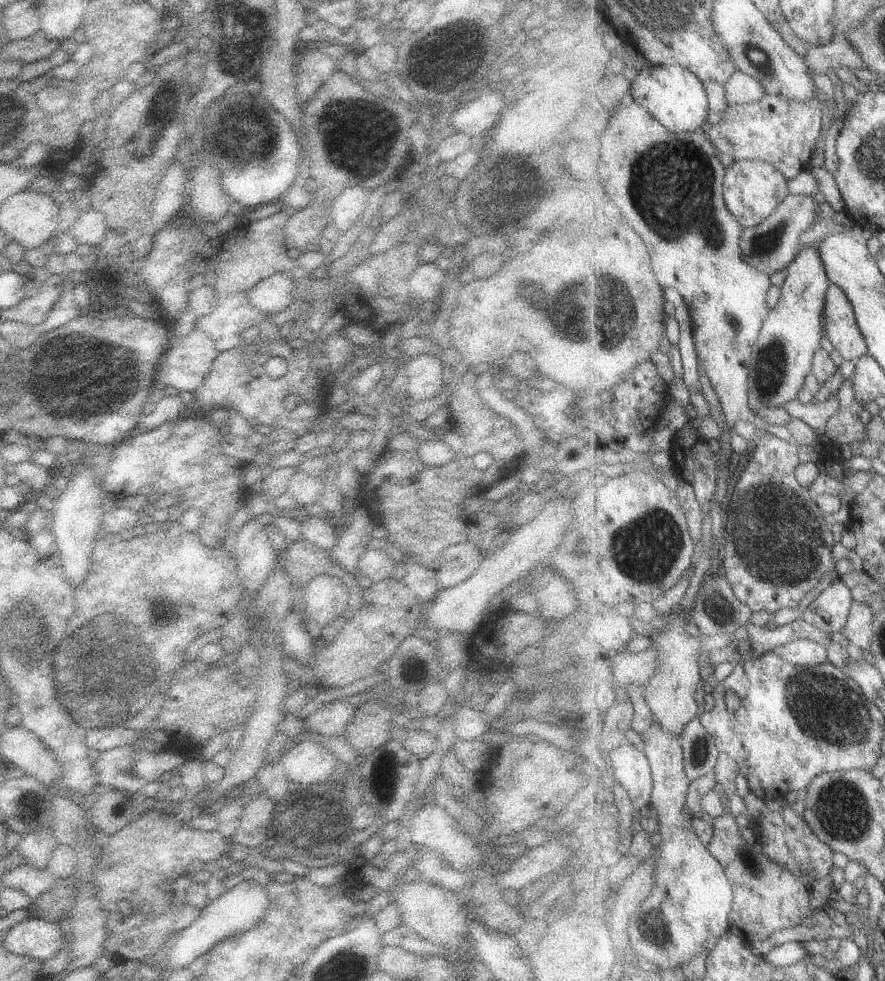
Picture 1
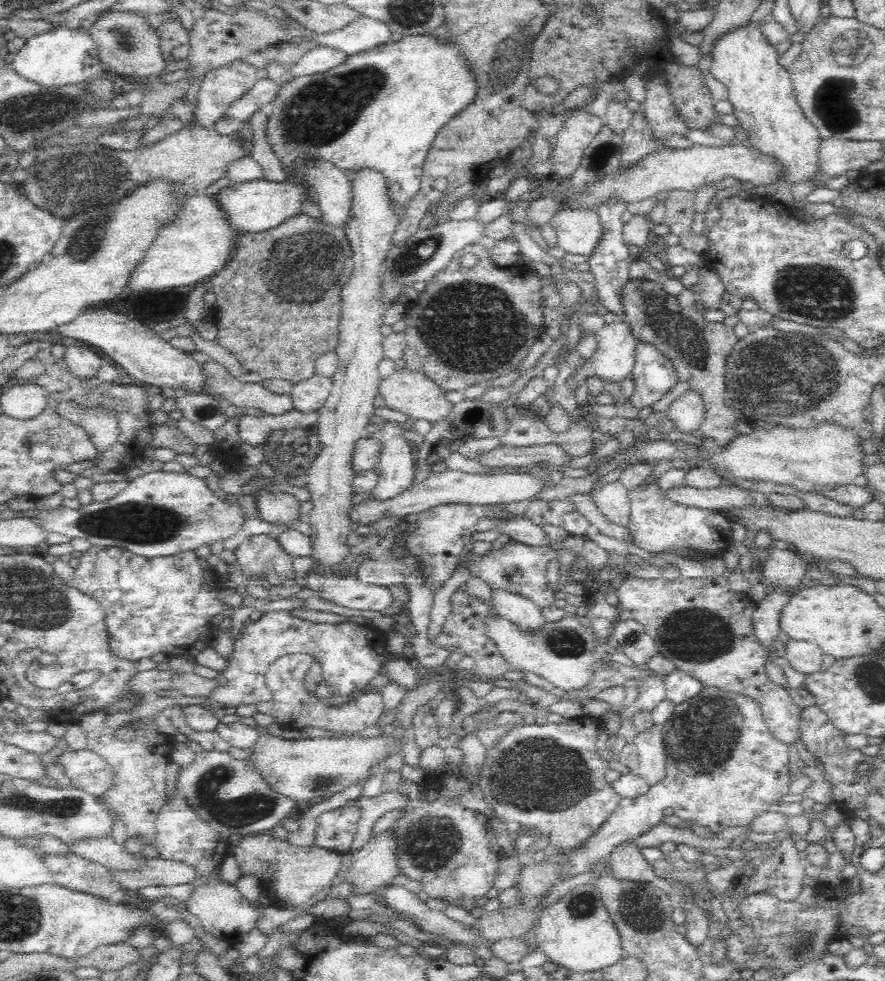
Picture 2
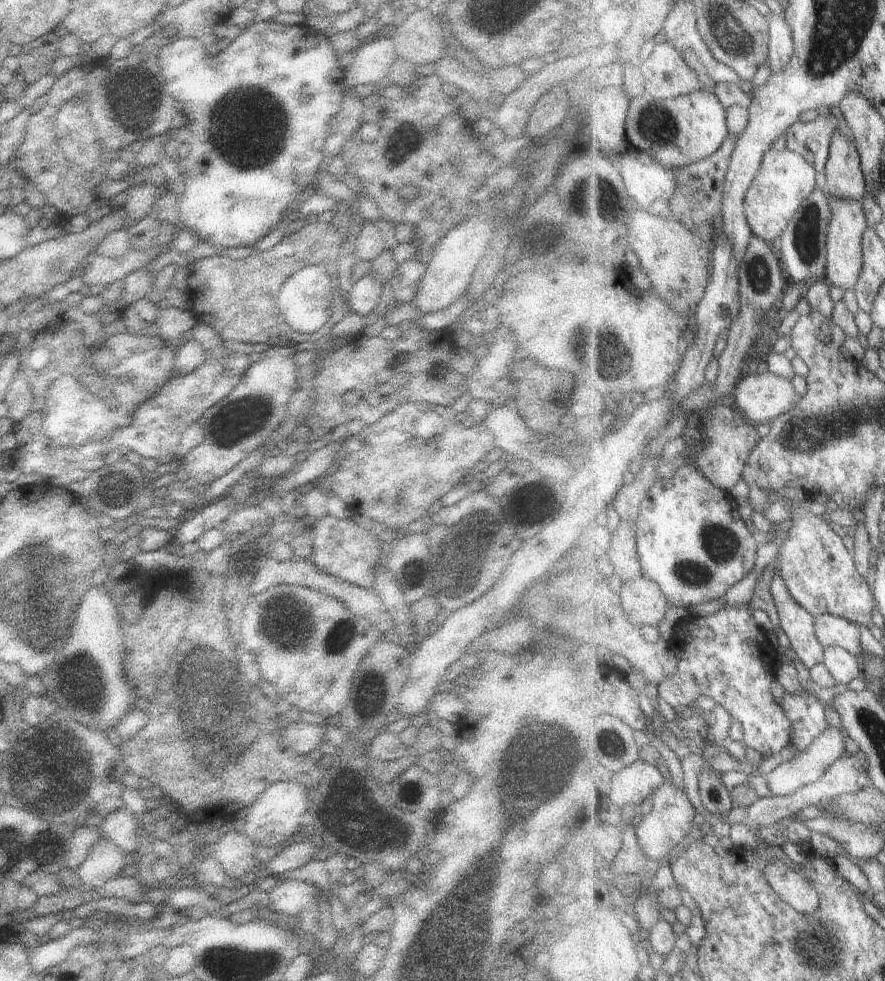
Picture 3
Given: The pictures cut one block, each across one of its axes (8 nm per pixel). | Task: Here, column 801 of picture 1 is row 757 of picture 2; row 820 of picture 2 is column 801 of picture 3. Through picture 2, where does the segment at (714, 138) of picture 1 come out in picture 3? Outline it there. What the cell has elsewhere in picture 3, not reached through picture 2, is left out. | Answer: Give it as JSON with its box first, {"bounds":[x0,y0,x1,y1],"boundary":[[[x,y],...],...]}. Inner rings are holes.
{"bounds":[785,114,854,172],"boundary":[[[833,114],[829,116],[818,116],[809,122],[794,122],[785,132],[787,138],[787,148],[802,154],[819,172],[825,172],[826,164],[830,157],[832,140],[836,132],[841,131],[850,141],[854,142],[852,131],[845,118],[839,119]]]}

